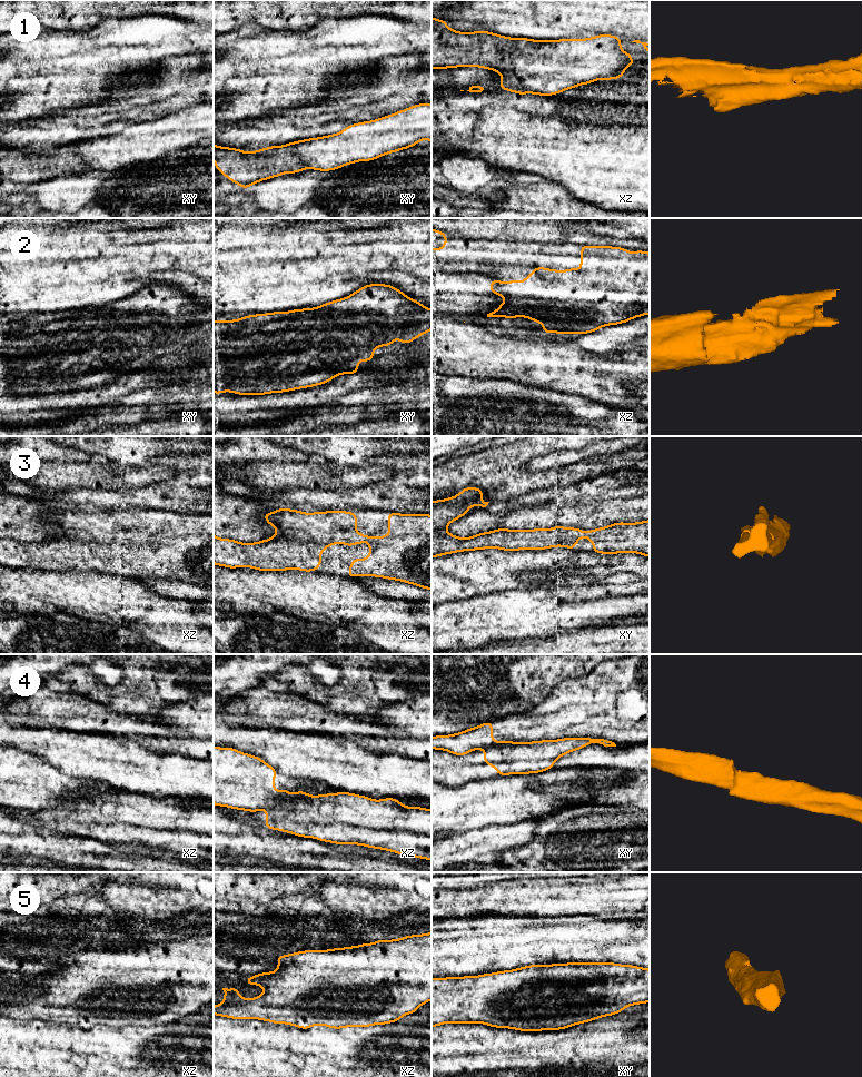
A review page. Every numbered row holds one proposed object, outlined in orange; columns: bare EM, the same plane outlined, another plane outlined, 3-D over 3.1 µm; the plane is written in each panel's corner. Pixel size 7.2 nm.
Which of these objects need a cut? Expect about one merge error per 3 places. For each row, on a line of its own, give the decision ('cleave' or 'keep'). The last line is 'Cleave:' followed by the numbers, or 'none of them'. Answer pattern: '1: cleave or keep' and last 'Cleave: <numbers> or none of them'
1: keep
2: keep
3: keep
4: cleave
5: keep
Cleave: 4

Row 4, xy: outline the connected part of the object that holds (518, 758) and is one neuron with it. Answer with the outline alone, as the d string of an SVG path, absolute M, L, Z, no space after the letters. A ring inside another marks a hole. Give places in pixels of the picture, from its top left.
M603 738L513 742L485 748L483 760L489 768L496 768L497 775L539 773L553 769L558 758L592 743L616 747L614 742Z

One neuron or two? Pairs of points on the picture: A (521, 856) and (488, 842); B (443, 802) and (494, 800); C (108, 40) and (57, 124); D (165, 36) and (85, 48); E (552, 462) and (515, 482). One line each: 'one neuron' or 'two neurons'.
A: two neurons
B: one neuron
C: two neurons
D: one neuron
E: two neurons

